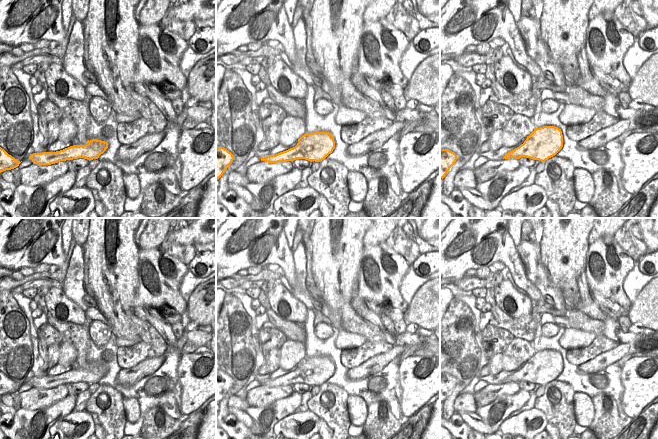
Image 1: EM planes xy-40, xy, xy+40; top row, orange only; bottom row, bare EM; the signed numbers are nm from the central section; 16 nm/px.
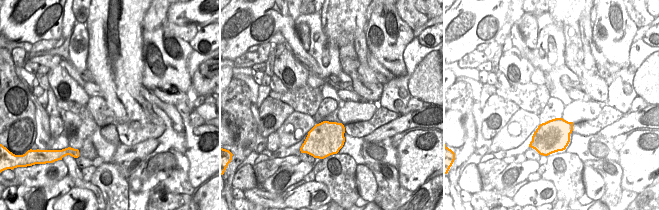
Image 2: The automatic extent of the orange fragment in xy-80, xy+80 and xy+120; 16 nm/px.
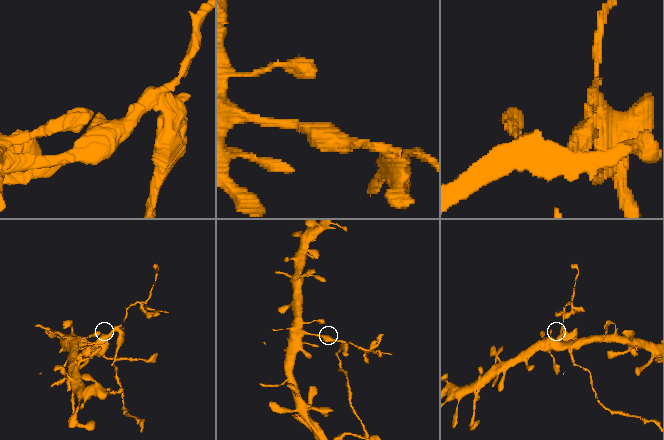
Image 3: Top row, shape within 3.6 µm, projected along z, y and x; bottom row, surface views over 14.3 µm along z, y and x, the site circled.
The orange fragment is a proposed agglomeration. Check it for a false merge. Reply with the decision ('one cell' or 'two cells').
two cells

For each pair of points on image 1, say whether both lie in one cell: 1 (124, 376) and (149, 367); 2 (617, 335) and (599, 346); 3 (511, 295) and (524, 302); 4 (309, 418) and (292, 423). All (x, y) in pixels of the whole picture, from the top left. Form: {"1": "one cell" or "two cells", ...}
{"1": "one cell", "2": "two cells", "3": "one cell", "4": "one cell"}

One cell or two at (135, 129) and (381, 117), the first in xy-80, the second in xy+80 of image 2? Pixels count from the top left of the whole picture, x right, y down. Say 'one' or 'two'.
one

